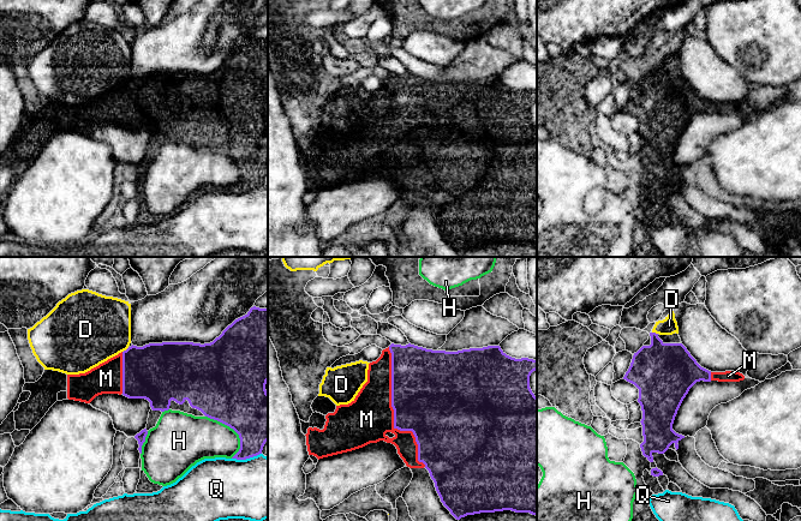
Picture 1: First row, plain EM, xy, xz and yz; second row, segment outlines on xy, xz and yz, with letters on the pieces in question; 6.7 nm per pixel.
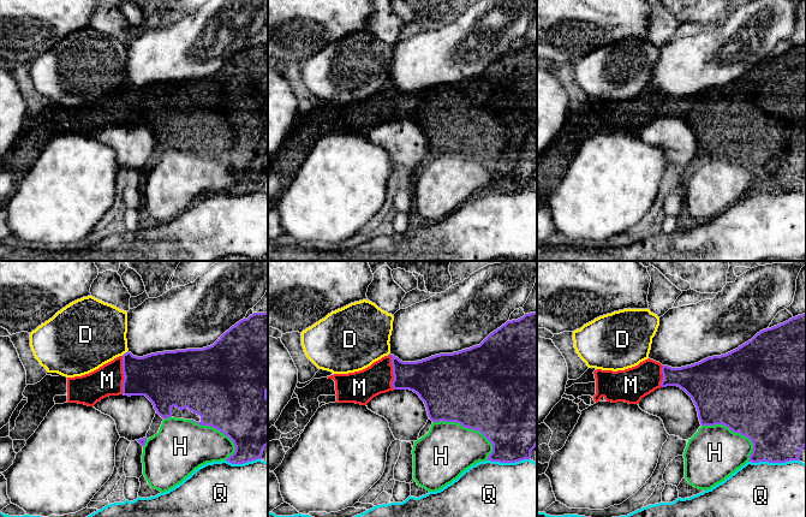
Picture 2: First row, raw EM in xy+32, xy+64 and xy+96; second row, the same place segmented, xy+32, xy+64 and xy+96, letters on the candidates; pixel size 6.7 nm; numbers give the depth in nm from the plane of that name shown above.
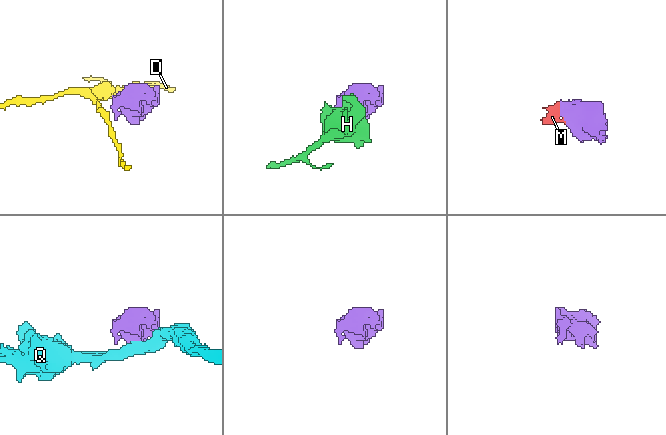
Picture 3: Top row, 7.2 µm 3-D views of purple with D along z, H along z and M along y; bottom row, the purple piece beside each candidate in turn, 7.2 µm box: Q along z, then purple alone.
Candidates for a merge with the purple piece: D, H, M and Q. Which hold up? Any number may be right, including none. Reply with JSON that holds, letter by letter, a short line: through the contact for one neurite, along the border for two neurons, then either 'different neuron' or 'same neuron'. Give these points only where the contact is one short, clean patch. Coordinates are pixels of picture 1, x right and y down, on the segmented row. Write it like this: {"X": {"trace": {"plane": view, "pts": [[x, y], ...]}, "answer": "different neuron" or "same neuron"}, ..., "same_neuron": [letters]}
{"D": {"trace": {"plane": "xy", "pts": [[129, 347], [123, 352]]}, "answer": "different neuron"}, "H": {"answer": "different neuron"}, "M": {"answer": "same neuron"}, "Q": {"answer": "different neuron"}, "same_neuron": ["M"]}

